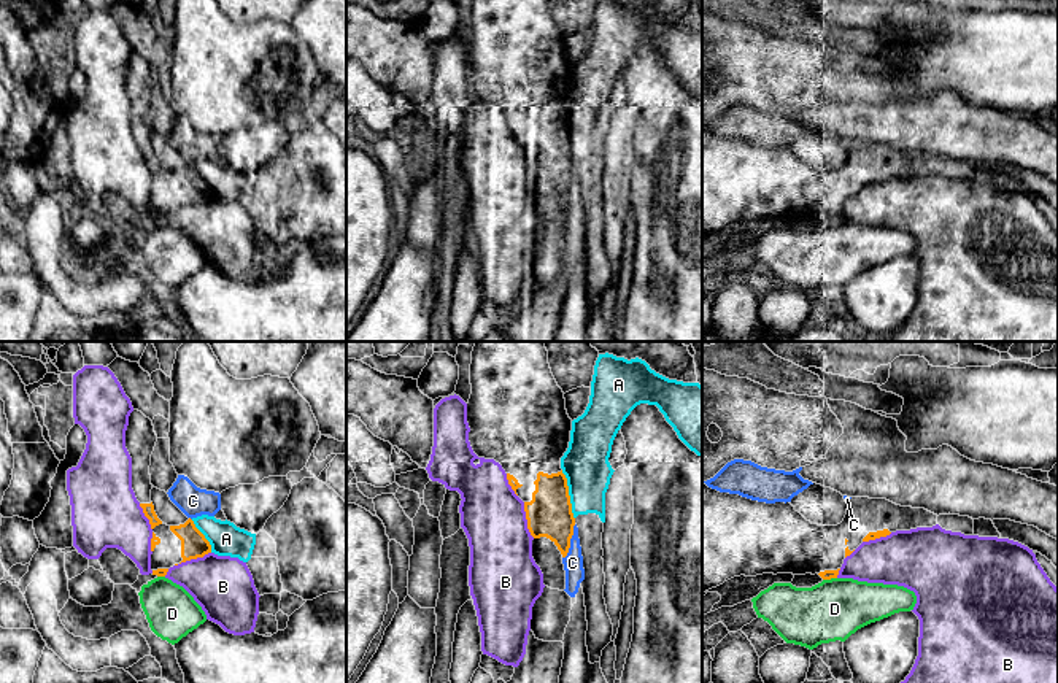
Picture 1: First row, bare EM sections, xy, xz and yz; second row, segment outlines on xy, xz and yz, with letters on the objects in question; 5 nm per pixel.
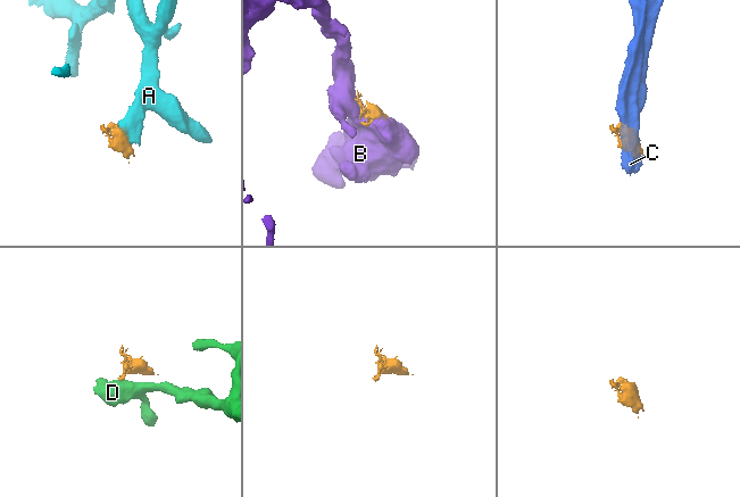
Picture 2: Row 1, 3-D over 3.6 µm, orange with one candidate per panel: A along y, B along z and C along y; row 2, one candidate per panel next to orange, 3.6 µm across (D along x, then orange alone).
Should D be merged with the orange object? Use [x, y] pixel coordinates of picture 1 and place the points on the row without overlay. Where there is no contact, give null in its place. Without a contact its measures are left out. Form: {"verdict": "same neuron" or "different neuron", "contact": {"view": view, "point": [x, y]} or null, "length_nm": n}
{"verdict": "different neuron", "contact": {"view": "yz", "point": [830, 223]}, "length_nm": 70}

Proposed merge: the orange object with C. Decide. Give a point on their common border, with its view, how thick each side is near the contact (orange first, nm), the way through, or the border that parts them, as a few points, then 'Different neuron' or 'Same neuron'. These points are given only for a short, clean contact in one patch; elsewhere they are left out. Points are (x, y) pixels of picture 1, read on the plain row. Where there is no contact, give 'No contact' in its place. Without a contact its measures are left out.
Touches orange at xz (569, 186). Thickness 220 nm (orange) against 100 nm. Boundary: xz (575, 169), (569, 196), (563, 202). Different neuron

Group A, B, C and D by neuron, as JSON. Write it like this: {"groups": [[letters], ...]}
{"groups": [["A"], ["B"], ["C"], ["D"]]}

